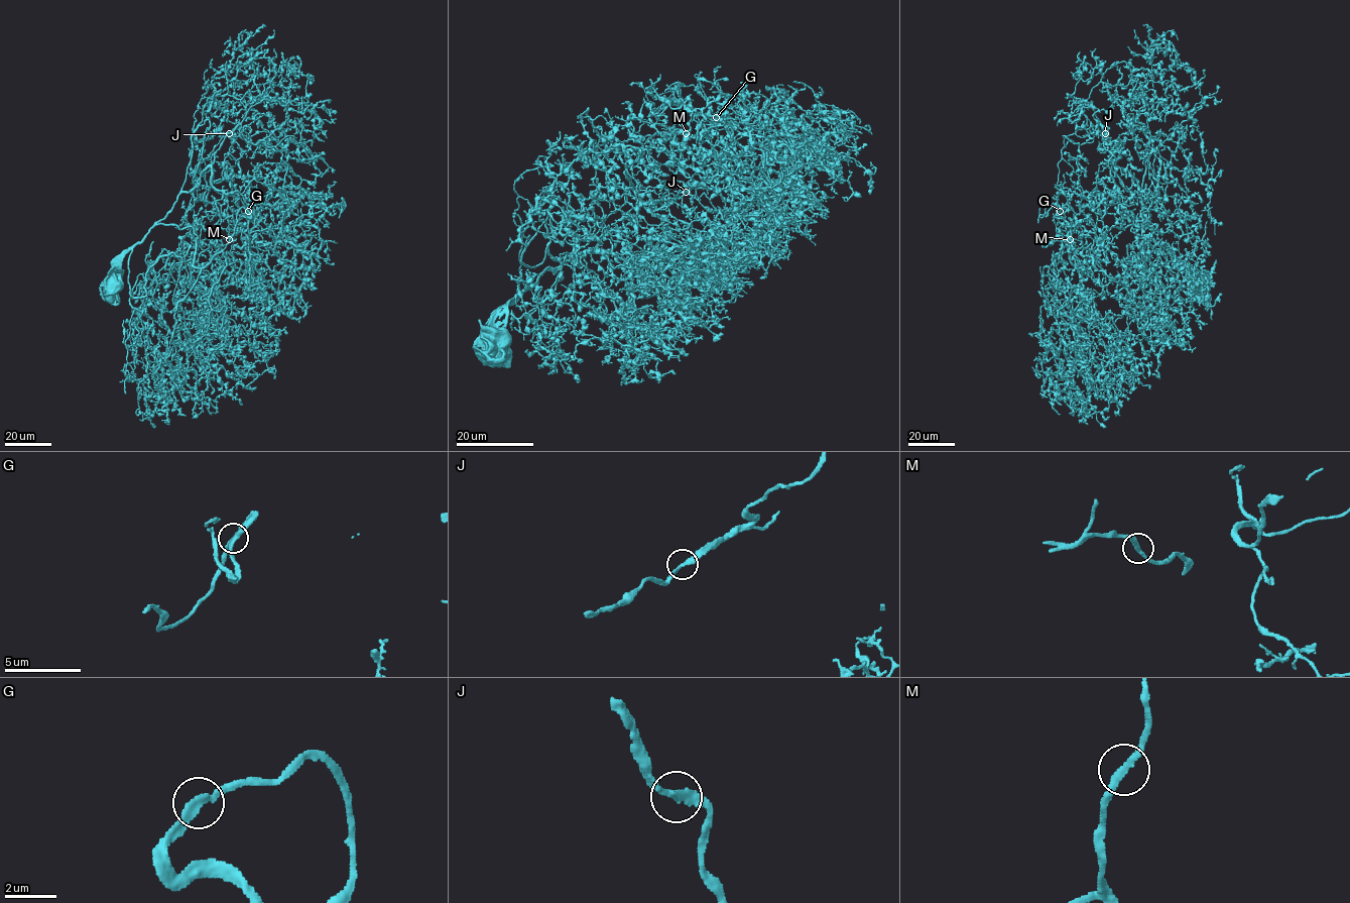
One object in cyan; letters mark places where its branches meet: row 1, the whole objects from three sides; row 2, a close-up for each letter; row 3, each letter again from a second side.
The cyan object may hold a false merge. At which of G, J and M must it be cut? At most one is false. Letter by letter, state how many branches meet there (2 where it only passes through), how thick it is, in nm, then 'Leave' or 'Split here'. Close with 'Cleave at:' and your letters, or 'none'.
G: Branches: 2. Thickness 240 nm. Leave
J: Branches: 2. Thickness 240 nm. Leave
M: Branches: 2. Thickness 280 nm. Leave
Cleave at: none

